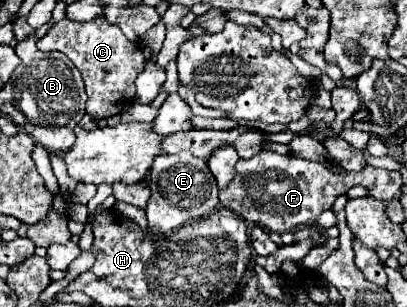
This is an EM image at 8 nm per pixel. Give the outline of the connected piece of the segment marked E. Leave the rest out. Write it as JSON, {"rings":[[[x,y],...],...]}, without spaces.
{"rings":[[[181,151],[177,155],[159,155],[153,161],[153,171],[151,171],[151,199],[147,205],[147,221],[151,229],[161,231],[163,235],[169,235],[171,231],[177,231],[189,221],[201,219],[211,215],[217,205],[217,193],[219,187],[213,179],[213,173],[205,165],[205,161],[189,155],[187,151]]]}

